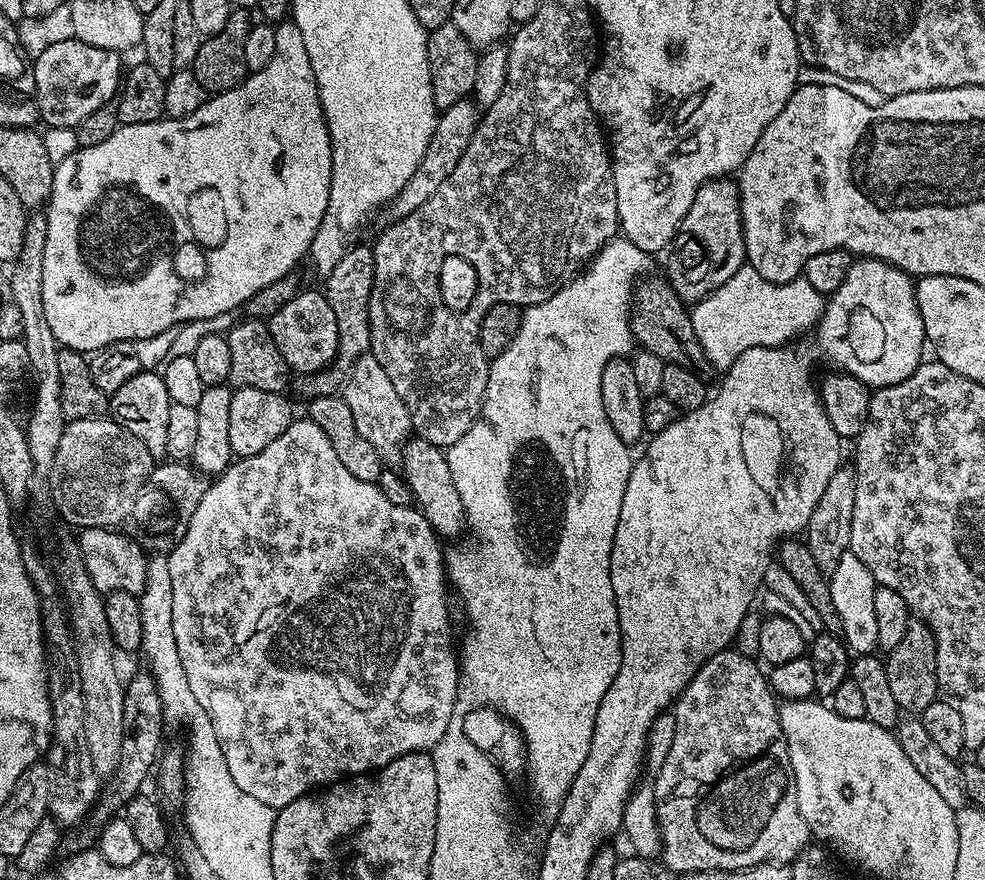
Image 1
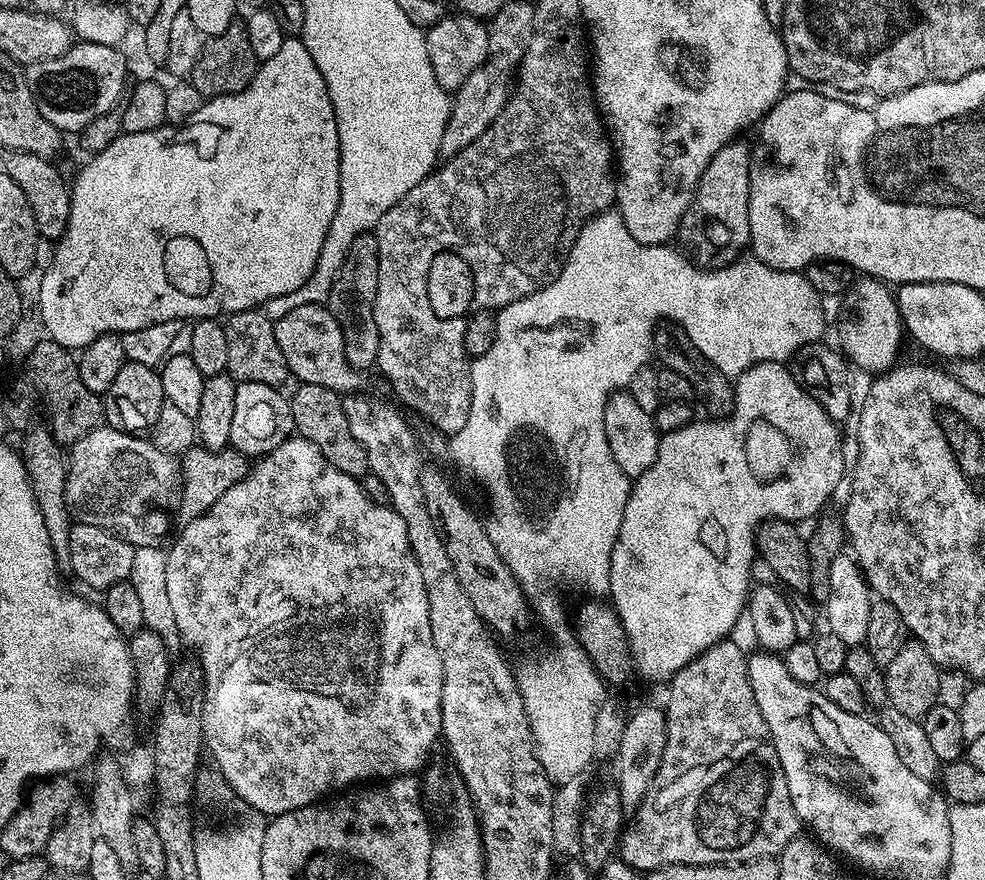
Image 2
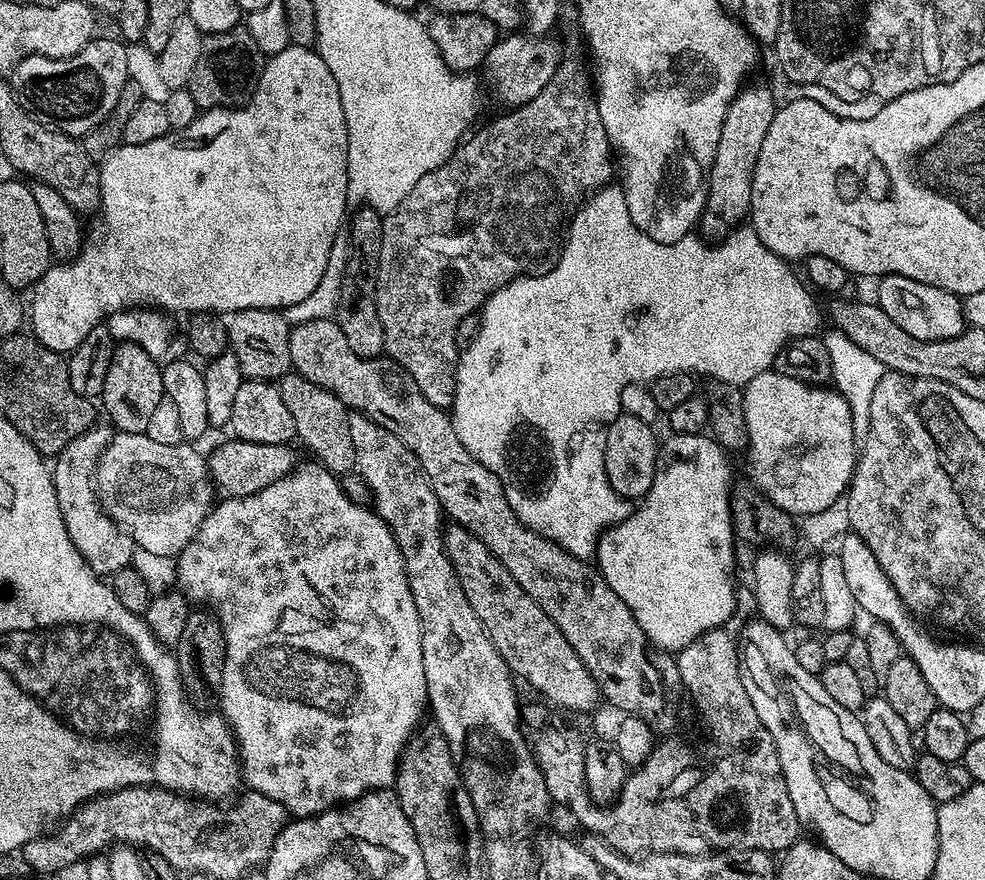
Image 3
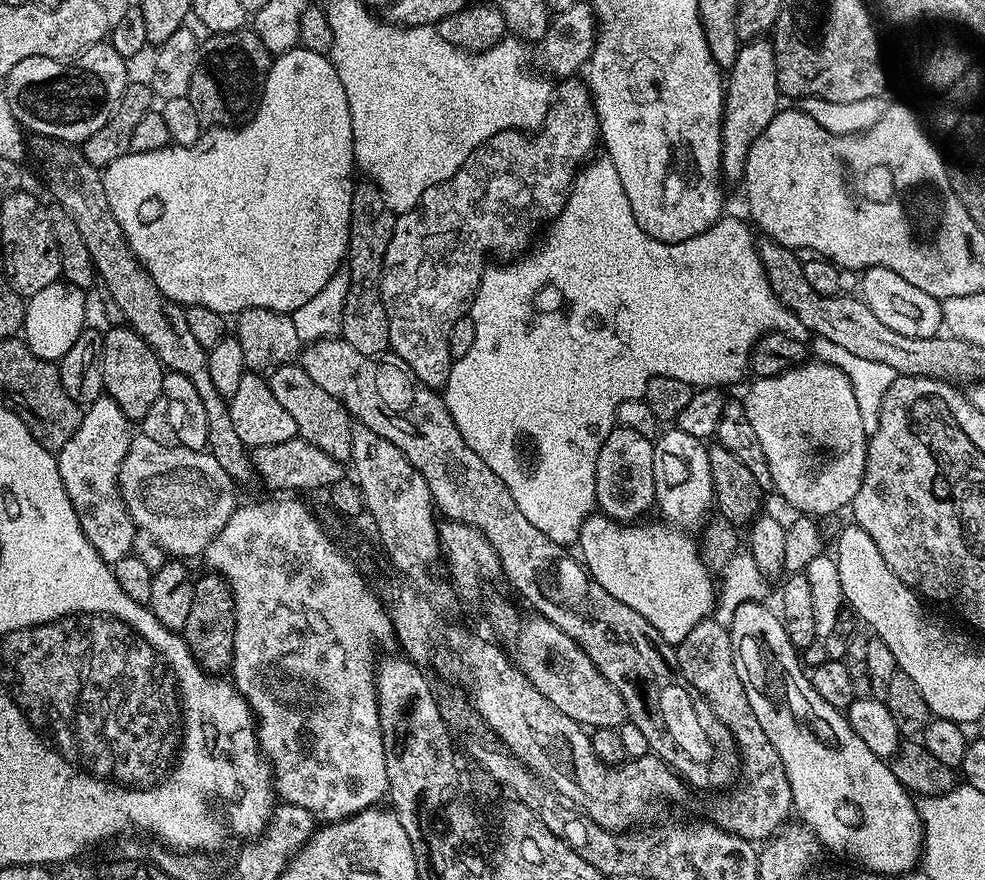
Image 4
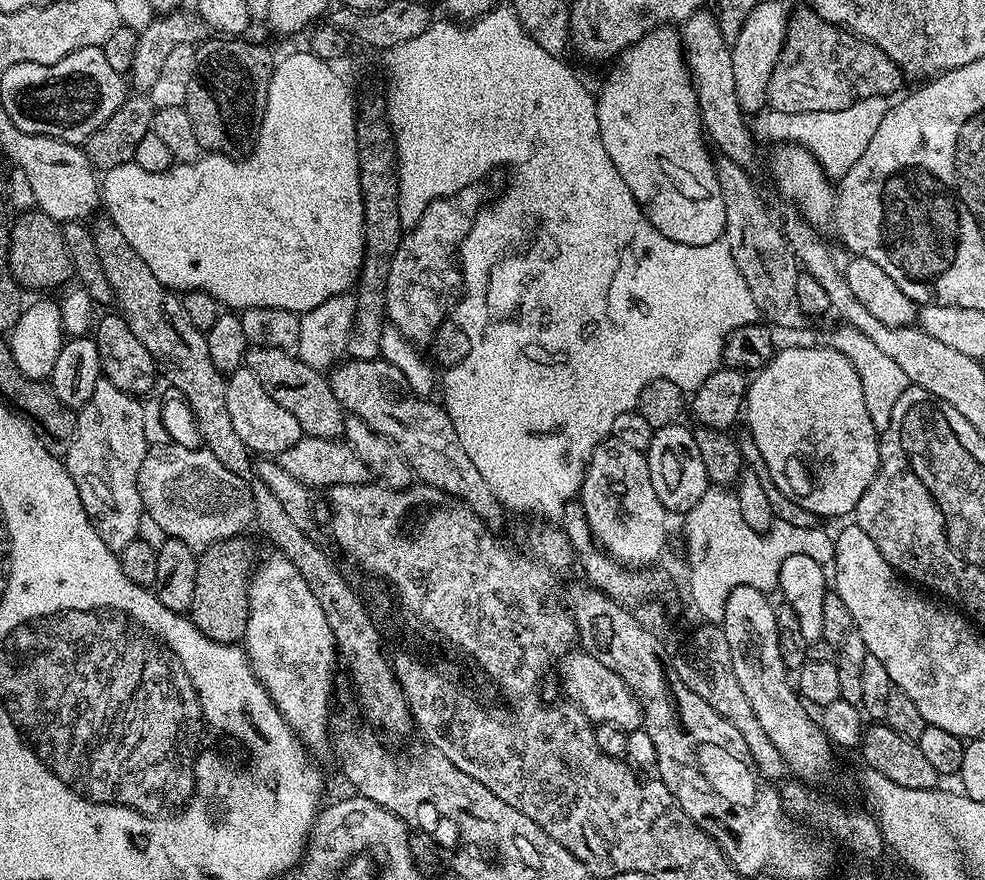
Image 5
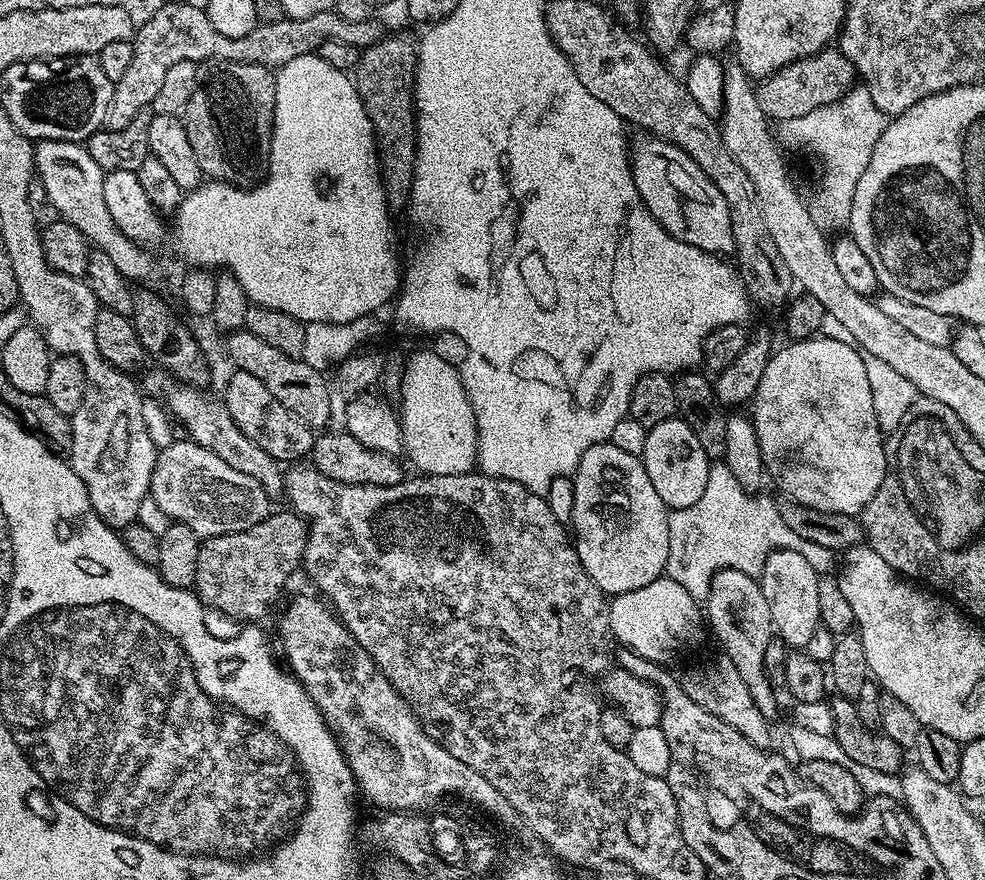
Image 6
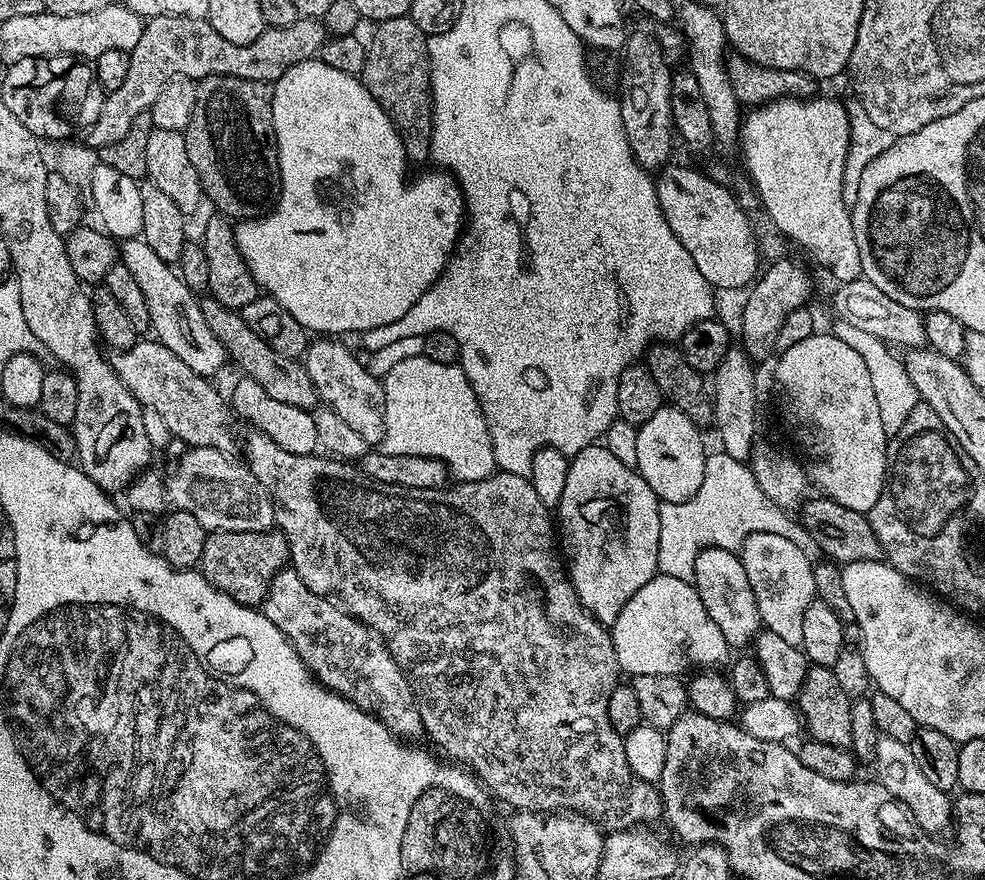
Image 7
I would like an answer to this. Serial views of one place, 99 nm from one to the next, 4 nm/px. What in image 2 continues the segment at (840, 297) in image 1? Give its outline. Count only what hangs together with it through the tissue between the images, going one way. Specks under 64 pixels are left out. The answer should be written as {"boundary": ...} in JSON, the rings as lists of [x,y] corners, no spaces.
{"boundary":[[[860,278],[848,289],[847,300],[848,317],[844,320],[844,345],[842,345],[847,359],[865,373],[887,372],[897,363],[896,355],[900,352],[900,339],[905,339],[906,336],[893,289],[882,280]]]}

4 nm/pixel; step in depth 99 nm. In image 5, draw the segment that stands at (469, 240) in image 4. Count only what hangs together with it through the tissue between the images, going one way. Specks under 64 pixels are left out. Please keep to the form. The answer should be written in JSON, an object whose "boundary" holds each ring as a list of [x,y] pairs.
{"boundary":[[[469,186],[441,200],[431,200],[419,220],[405,231],[386,282],[384,310],[387,323],[393,324],[410,343],[431,345],[438,326],[449,319],[450,309],[462,288],[462,272],[457,264],[460,243],[480,214],[482,201]]]}

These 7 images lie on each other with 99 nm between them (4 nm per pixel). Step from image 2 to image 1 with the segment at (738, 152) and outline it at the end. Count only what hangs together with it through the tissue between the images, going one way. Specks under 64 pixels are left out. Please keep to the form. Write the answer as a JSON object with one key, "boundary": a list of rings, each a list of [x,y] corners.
{"boundary":[[[721,178],[719,180],[708,180],[698,190],[698,194],[694,194],[694,202],[690,202],[690,210],[686,212],[686,218],[682,218],[680,223],[680,231],[676,233],[676,237],[671,242],[670,253],[672,257],[668,260],[668,273],[666,279],[671,284],[672,289],[680,295],[681,300],[685,302],[695,302],[710,295],[714,290],[718,290],[718,286],[722,286],[730,278],[734,278],[734,274],[739,268],[745,267],[746,257],[744,255],[744,231],[742,230],[742,214],[740,213],[740,190],[737,181],[732,178]]]}

